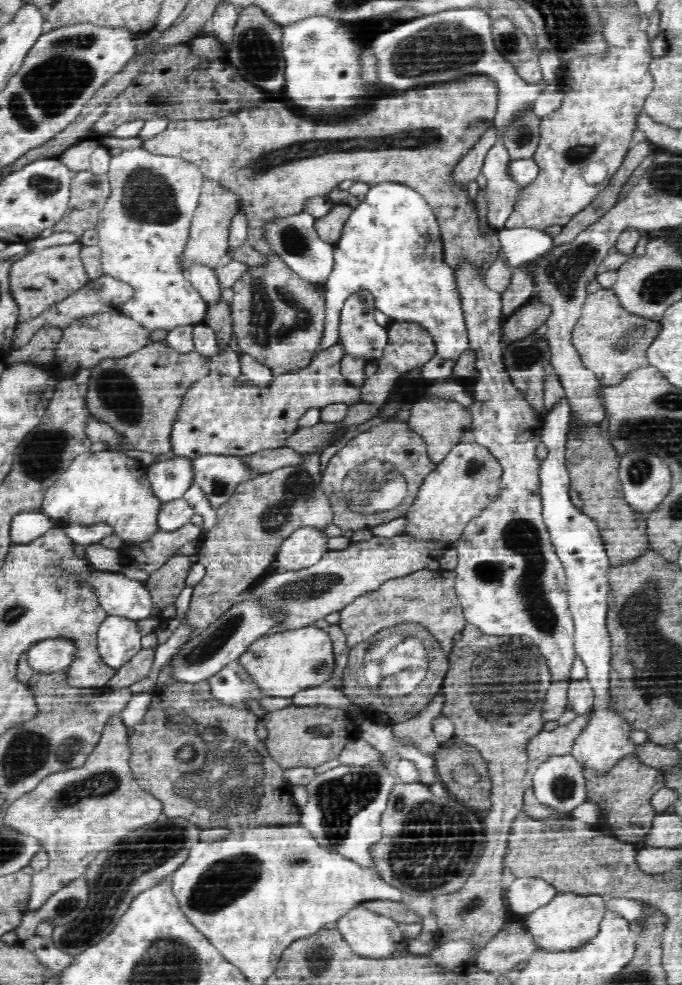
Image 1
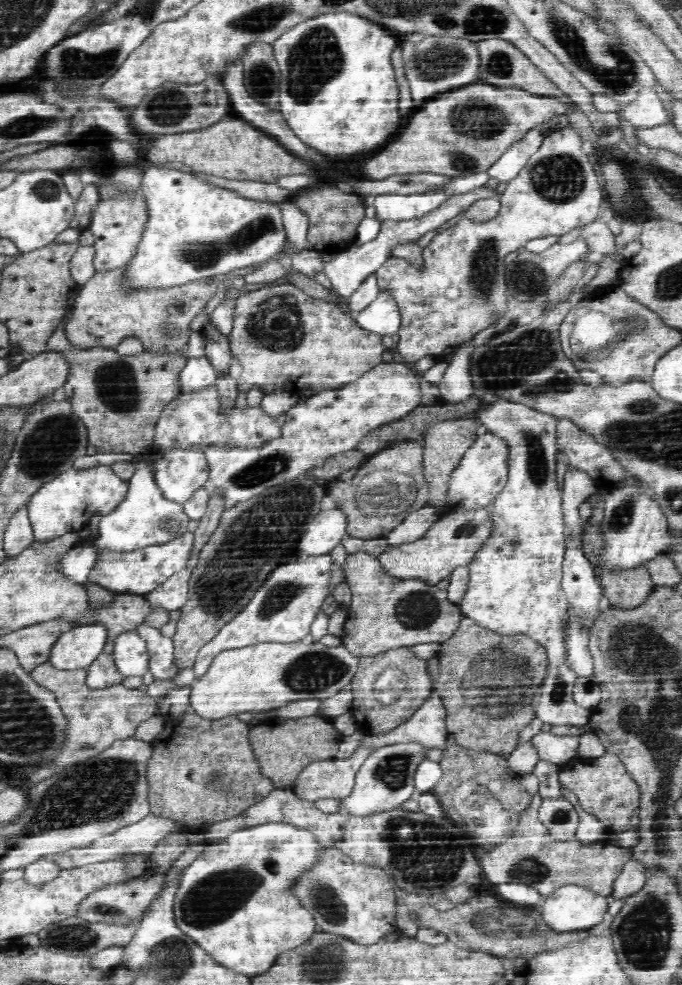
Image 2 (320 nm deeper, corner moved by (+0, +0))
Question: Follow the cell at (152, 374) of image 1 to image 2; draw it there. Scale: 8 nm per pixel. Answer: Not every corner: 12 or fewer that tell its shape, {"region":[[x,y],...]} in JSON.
{"region":[[79,348],[63,398],[101,453],[152,447],[188,357]]}

